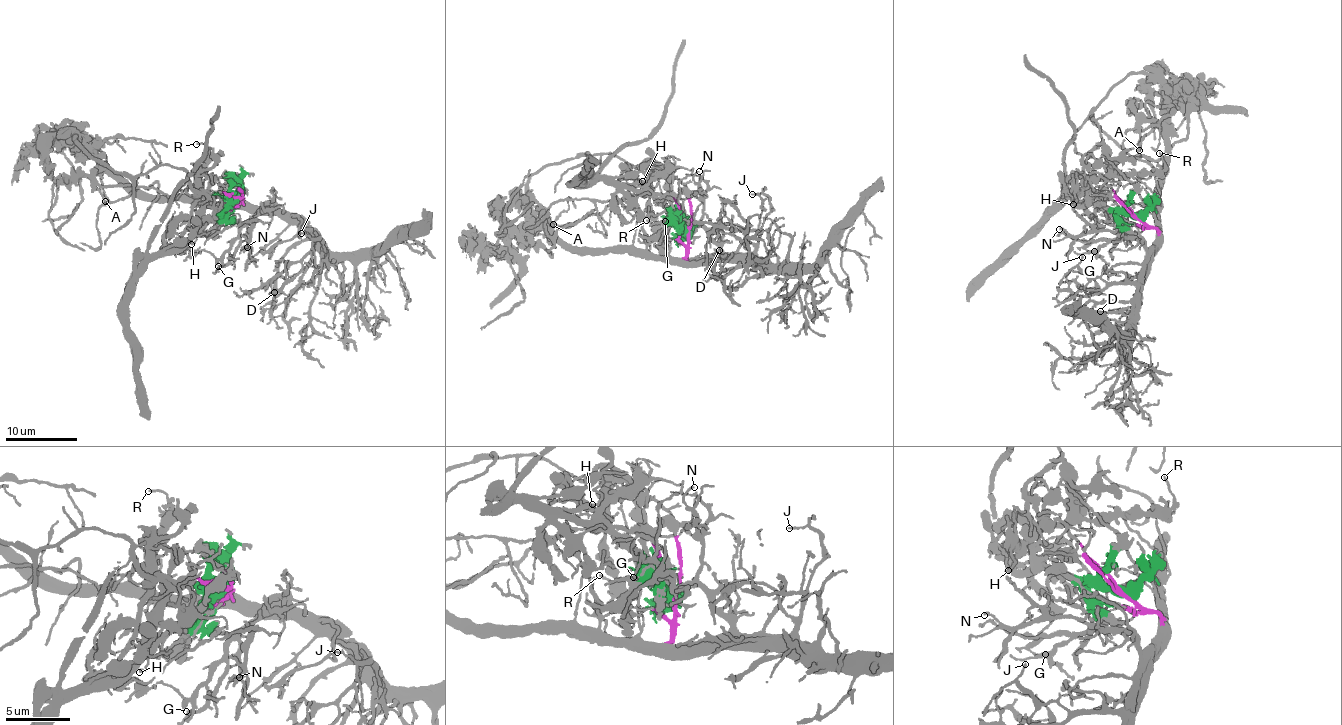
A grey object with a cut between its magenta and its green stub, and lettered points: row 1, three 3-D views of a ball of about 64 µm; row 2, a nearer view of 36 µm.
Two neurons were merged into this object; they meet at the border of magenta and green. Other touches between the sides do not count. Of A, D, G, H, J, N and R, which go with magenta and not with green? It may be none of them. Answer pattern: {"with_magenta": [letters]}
{"with_magenta": ["A", "D", "G", "J", "N"]}

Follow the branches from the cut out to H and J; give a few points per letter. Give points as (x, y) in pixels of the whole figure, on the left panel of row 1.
H: (237, 196), (199, 226), (190, 220), (179, 222), (175, 229), (178, 237), (196, 237), (191, 244)
J: (237, 196), (242, 204), (297, 213), (311, 240), (318, 237), (321, 240), (301, 233)

